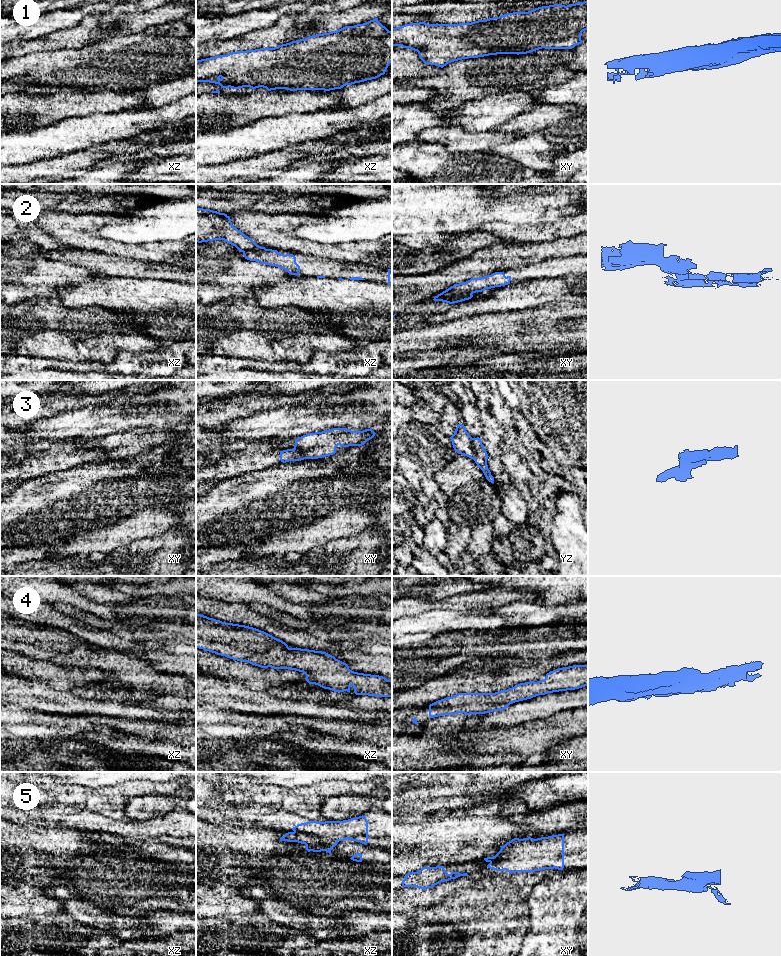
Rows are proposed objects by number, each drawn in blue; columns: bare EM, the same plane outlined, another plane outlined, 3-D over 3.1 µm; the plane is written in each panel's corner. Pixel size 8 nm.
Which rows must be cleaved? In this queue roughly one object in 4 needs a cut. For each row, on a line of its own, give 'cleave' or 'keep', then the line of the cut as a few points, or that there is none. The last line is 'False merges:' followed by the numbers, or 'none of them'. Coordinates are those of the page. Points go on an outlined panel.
1: keep; cut none
2: cleave; cut xy (471, 293), (448, 295), (440, 300)
3: cleave; cut yz (472, 438), (472, 447), (475, 453), (474, 459)
4: keep; cut none
5: cleave; cut xz (294, 831), (305, 833), (309, 836), (327, 837), (337, 841)
False merges: 2, 3, 5

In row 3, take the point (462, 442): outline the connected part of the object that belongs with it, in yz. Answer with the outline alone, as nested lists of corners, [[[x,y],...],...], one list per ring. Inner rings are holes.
[[[458,424],[455,433],[450,437],[454,450],[464,456],[474,460],[475,450],[473,448],[473,438],[466,431],[462,424]]]

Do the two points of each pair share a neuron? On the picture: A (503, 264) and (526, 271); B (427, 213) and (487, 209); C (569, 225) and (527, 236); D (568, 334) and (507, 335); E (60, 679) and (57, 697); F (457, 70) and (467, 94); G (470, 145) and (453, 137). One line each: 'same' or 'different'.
A: different
B: same
C: same
D: same
E: different
F: same
G: same

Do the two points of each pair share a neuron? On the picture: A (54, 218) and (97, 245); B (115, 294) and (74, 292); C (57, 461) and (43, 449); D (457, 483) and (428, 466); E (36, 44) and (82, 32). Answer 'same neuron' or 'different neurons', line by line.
A: same neuron
B: same neuron
C: same neuron
D: different neurons
E: same neuron

